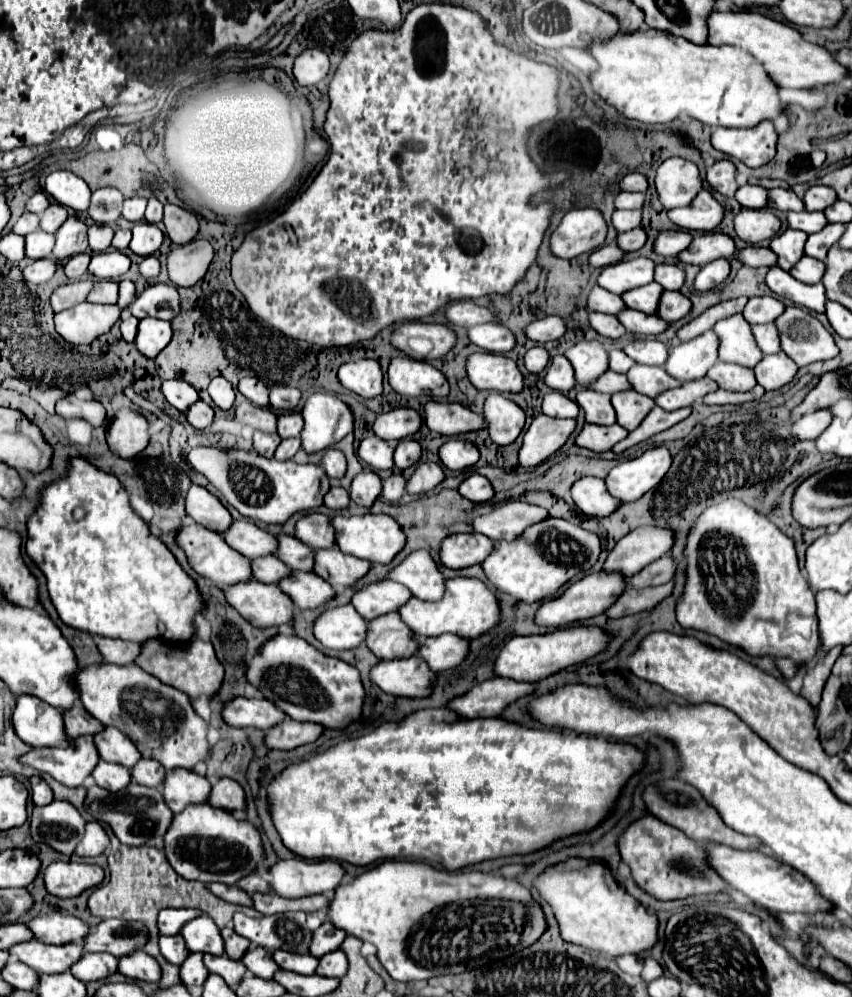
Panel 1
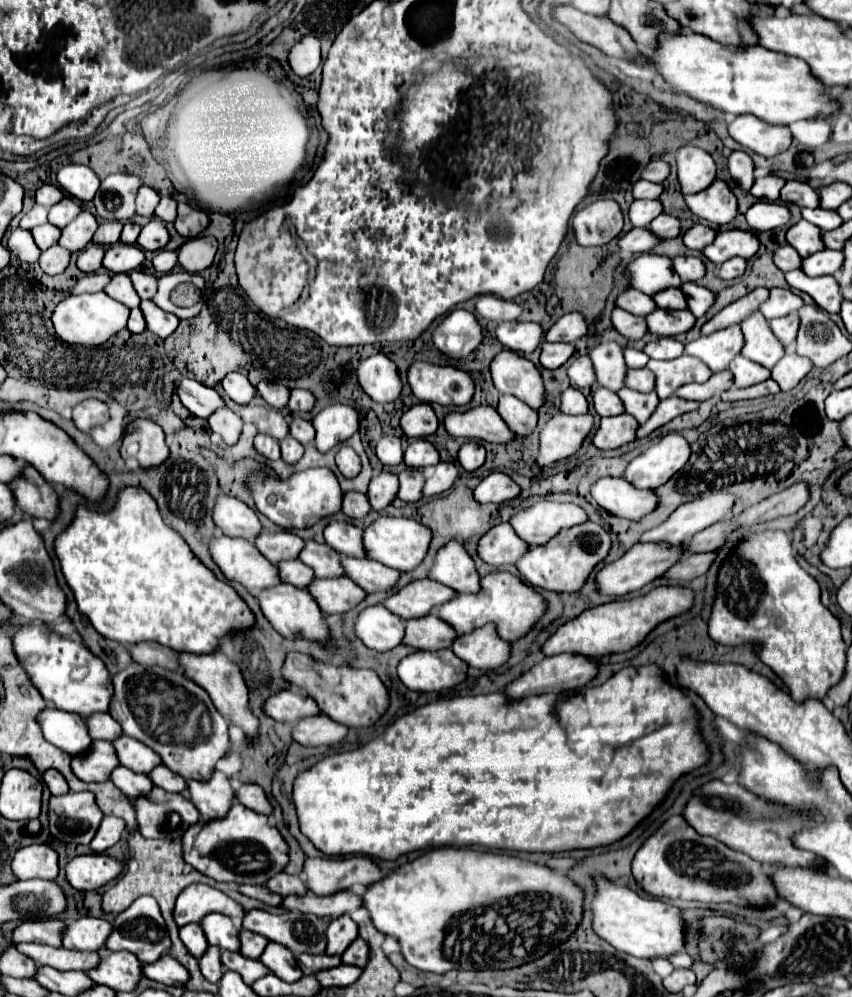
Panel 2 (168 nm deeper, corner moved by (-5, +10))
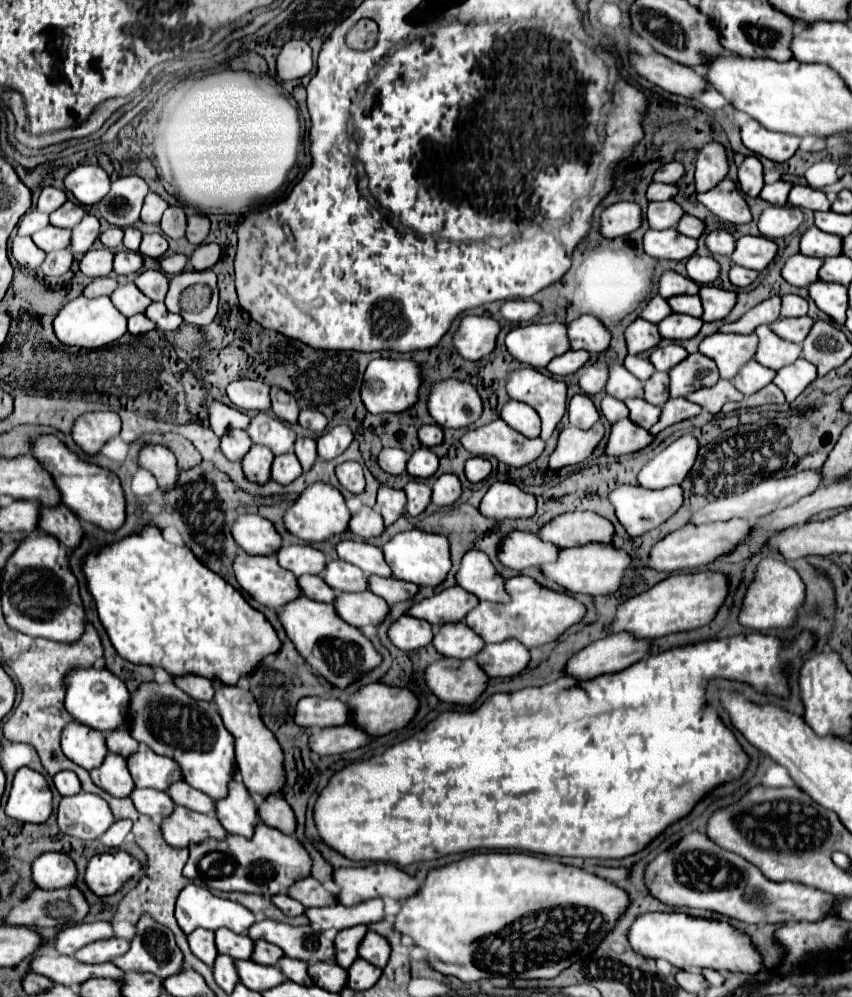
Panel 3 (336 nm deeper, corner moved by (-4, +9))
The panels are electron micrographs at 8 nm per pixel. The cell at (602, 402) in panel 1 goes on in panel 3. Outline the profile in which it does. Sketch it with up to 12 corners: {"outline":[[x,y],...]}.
{"outline":[[606,396],[600,410],[612,424],[628,416],[626,404]]}

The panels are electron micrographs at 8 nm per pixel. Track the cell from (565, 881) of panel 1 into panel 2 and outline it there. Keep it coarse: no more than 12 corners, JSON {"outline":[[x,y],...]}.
{"outline":[[593,875],[591,925],[633,957],[683,947],[677,907]]}

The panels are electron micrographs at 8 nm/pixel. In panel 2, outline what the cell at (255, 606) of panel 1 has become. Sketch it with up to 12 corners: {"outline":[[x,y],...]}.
{"outline":[[279,583],[255,595],[285,637],[325,641],[309,591]]}

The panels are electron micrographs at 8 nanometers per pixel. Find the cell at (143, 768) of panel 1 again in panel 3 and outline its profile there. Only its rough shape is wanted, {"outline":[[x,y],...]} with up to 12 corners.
{"outline":[[186,784],[168,790],[178,806],[216,814],[214,800]]}

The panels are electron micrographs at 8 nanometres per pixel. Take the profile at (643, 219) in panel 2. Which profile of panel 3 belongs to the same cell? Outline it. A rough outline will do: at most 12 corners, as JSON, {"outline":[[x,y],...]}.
{"outline":[[674,200],[650,202],[654,230],[676,228],[686,212]]}

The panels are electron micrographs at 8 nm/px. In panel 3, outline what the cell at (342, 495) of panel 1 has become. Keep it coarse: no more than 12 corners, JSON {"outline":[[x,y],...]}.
{"outline":[[364,506],[352,516],[350,530],[376,538],[386,530],[380,512]]}

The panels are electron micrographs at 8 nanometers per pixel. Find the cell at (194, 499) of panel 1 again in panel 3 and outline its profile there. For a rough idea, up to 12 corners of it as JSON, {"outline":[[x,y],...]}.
{"outline":[[242,514],[232,536],[248,554],[270,556],[282,546],[274,524]]}

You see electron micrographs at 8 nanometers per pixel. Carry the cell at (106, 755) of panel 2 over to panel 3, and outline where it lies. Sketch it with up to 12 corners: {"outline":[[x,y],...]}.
{"outline":[[108,754],[90,774],[116,798],[136,788],[122,756]]}

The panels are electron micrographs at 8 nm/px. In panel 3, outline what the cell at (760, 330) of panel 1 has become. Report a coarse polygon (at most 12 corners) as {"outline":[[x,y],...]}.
{"outline":[[780,318],[770,328],[784,340],[802,344],[814,320]]}

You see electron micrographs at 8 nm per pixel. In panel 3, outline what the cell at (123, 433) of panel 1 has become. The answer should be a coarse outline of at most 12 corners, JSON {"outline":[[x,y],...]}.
{"outline":[[160,444],[140,452],[140,468],[154,474],[162,492],[176,488],[174,454]]}

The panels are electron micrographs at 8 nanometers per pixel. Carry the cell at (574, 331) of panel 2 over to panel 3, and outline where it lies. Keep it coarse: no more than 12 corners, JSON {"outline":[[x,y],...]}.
{"outline":[[594,316],[570,322],[572,348],[604,352],[612,340]]}

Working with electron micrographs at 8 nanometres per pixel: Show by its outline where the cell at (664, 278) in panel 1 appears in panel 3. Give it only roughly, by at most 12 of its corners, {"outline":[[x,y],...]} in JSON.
{"outline":[[692,256],[686,264],[690,280],[712,284],[720,276],[714,258]]}

